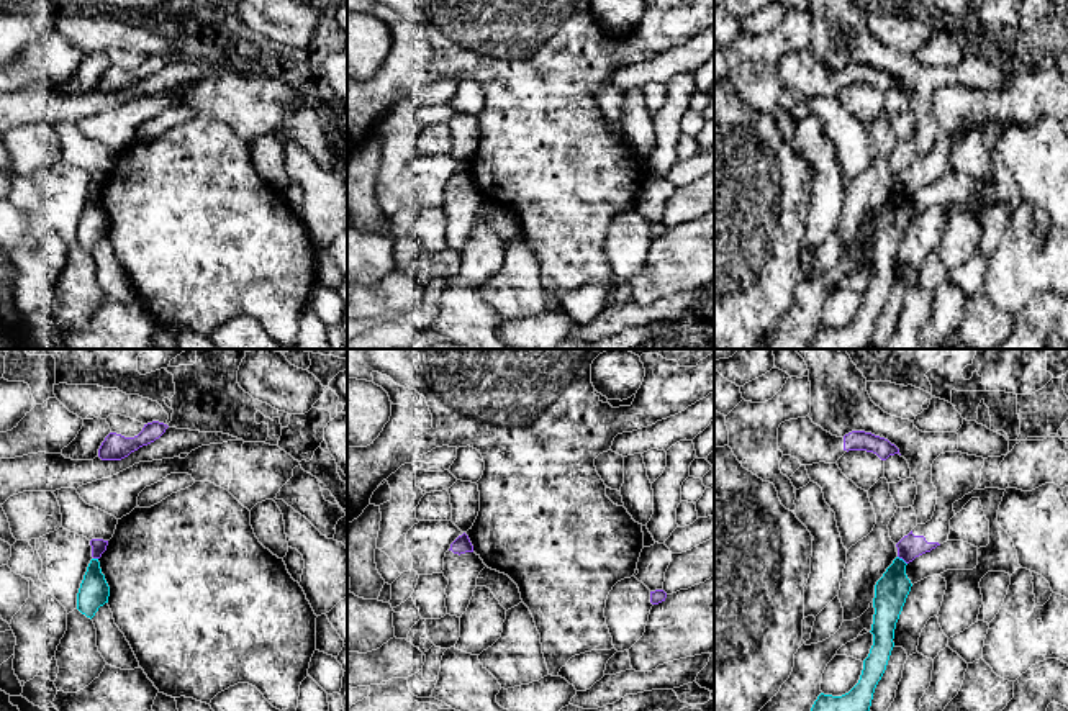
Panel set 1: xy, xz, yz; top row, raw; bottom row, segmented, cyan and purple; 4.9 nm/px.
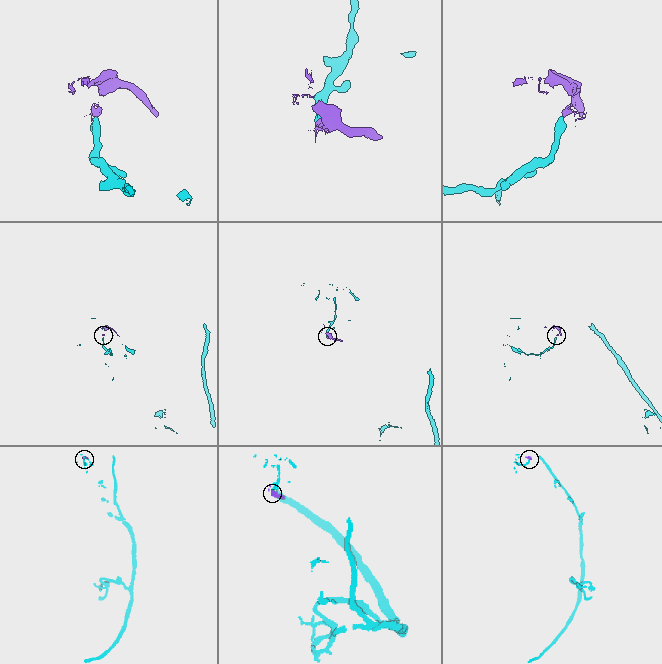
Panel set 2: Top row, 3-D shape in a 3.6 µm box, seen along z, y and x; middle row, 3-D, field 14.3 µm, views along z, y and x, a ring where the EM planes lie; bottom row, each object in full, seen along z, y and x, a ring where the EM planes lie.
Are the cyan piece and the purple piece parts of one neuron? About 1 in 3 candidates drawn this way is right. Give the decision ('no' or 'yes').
no

